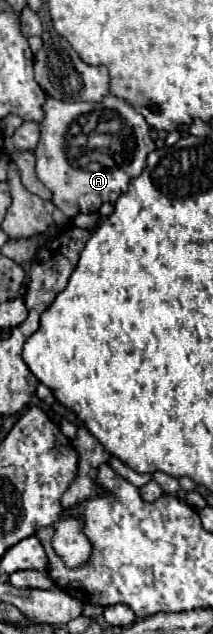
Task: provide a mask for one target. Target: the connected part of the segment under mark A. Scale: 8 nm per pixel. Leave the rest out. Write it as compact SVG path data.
M47 97L43 103L45 117L41 121L41 141L35 149L39 181L55 195L55 205L67 215L97 213L103 203L115 203L121 193L127 191L129 181L139 177L147 165L147 155L155 149L149 137L149 125L141 113L137 113L127 101L119 97L105 97L101 103L65 103Z

